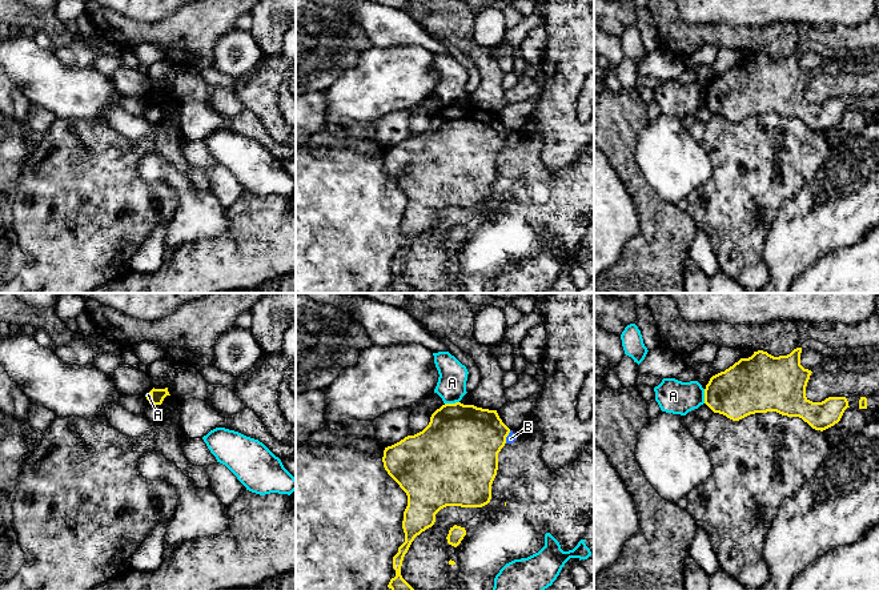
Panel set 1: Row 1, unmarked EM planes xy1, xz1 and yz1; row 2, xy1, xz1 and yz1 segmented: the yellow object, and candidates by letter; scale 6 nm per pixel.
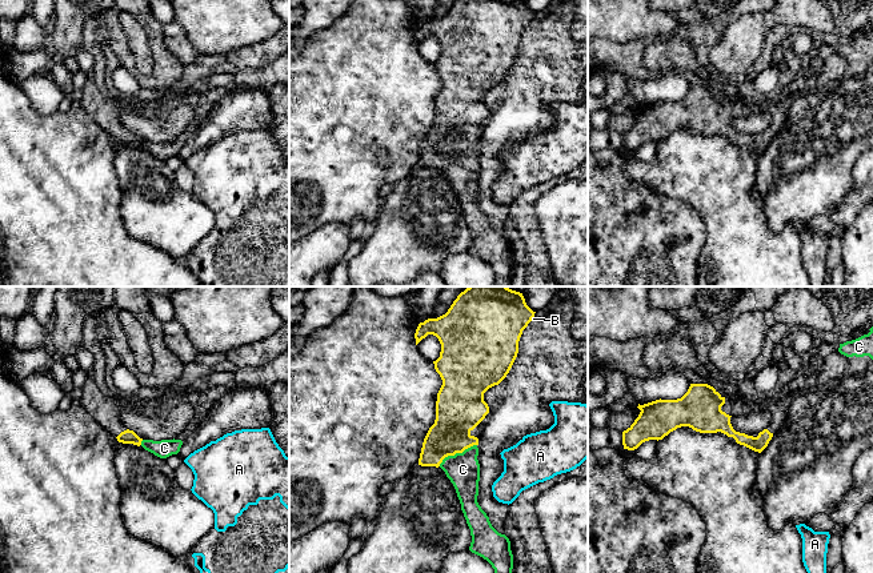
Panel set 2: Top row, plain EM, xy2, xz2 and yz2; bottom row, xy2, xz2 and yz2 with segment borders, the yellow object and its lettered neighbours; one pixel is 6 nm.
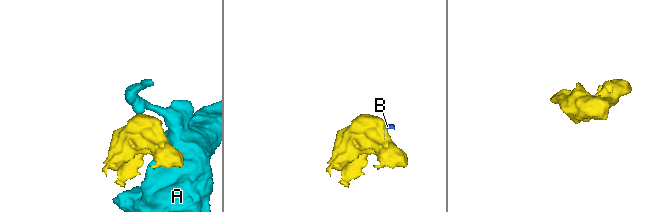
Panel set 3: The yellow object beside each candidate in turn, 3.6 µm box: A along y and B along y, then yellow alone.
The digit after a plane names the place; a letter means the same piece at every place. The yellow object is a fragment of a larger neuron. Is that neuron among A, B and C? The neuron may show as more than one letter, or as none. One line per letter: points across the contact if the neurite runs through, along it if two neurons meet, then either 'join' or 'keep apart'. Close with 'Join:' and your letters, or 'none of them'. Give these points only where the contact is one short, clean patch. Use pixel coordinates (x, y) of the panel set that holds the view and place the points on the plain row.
A: keep apart
B: along xz1 (510, 132), (505, 144) | keep apart
C: across xz2 (459, 112), (456, 119), (456, 153), (463, 171) | join
Join: C

